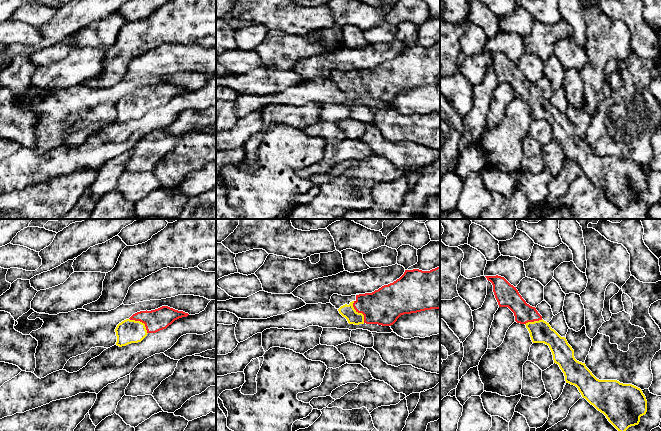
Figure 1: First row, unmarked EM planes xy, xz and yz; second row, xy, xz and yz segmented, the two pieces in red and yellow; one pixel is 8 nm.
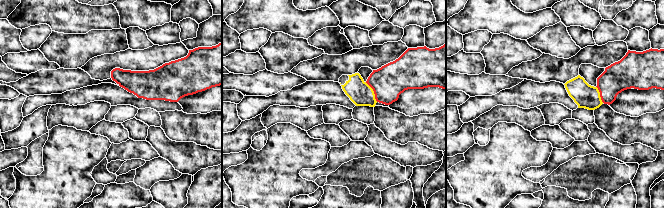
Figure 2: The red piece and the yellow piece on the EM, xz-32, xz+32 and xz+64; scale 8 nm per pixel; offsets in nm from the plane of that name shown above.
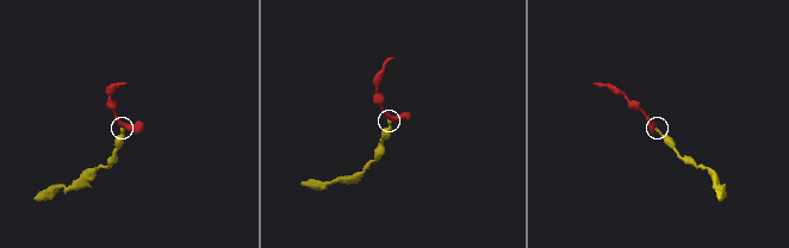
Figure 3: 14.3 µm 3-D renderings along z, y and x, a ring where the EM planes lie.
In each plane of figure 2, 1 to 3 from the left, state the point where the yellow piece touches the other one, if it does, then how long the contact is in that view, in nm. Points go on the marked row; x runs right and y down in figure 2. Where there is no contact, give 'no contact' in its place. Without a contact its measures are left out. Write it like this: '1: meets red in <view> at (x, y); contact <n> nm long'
1: no contact
2: meets red in xz+32 at (374, 92); contact 190 nm long
3: meets red in xz+64 at (600, 94); contact 150 nm long

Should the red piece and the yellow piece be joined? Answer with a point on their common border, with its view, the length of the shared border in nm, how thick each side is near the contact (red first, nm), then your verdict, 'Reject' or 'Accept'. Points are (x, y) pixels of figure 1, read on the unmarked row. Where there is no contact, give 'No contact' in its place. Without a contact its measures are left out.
Touches red at xz (359, 88). Shared border 200 nm. Thickness 300 nm (red) against 110 nm. Accept

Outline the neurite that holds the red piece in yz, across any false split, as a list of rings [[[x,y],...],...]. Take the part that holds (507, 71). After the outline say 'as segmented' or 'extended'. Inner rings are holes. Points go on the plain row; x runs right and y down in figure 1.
[[[485,52],[493,61],[493,68],[499,83],[508,83],[515,92],[515,97],[525,100],[533,119],[544,119],[549,122],[554,139],[558,140],[565,152],[566,159],[578,164],[585,174],[598,187],[603,189],[608,197],[621,209],[629,203],[638,201],[640,193],[647,188],[647,176],[642,166],[632,160],[623,160],[617,156],[599,156],[586,143],[574,133],[574,126],[565,113],[561,113],[549,99],[542,95],[535,83],[530,82],[519,70],[516,63],[511,61],[504,53]]]; extended

